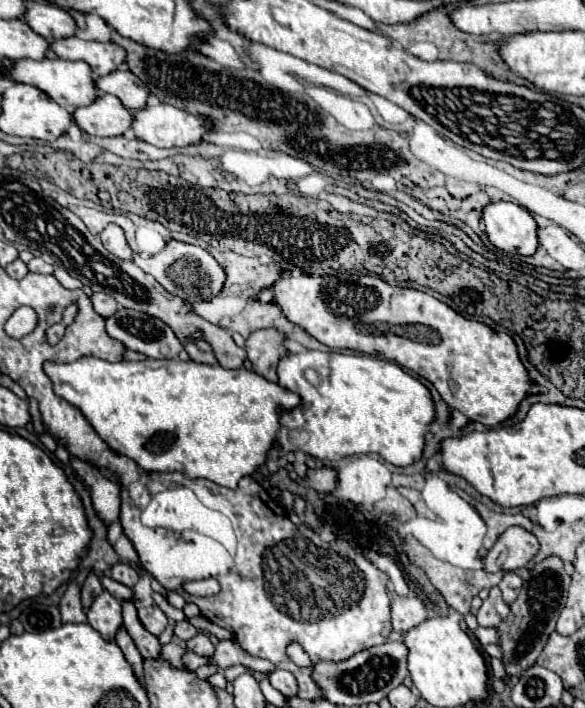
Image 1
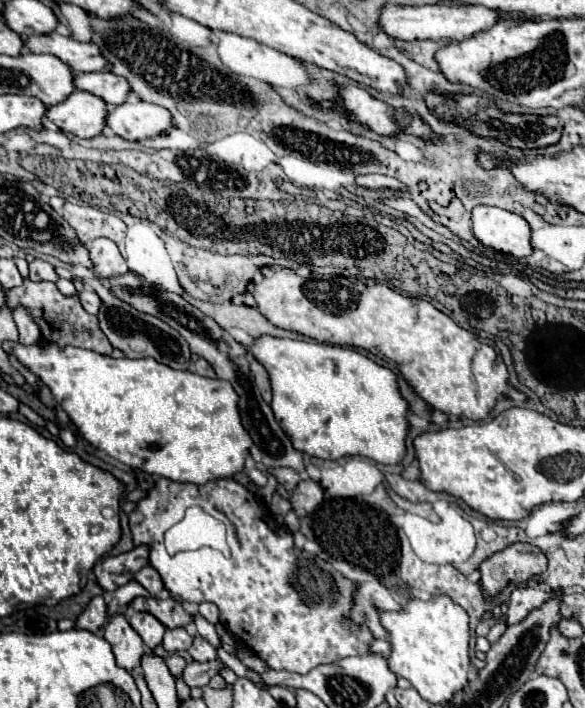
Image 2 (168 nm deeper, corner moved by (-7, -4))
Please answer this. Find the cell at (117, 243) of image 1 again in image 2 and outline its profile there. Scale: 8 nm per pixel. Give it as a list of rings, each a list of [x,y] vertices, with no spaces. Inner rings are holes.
[[[97,238],[95,242],[87,244],[87,250],[89,250],[89,260],[91,260],[91,272],[97,280],[103,282],[103,280],[129,272],[115,242],[107,238]]]

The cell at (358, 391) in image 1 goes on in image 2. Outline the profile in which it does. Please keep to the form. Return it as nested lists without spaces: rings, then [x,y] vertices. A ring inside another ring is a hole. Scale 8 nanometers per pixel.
[[[259,336],[251,344],[245,344],[245,350],[255,358],[271,378],[275,420],[283,426],[283,432],[291,438],[295,450],[305,452],[315,458],[337,460],[341,456],[365,456],[379,464],[397,464],[405,456],[405,438],[409,430],[407,412],[409,406],[401,398],[401,392],[395,382],[395,374],[389,368],[383,368],[359,354],[353,348],[289,340],[277,336]]]

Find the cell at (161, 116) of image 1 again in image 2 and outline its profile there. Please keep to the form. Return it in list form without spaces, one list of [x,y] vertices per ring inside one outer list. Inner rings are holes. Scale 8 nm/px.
[[[137,100],[123,102],[123,106],[107,108],[107,126],[125,140],[143,140],[161,136],[173,126],[171,114],[155,104]]]

